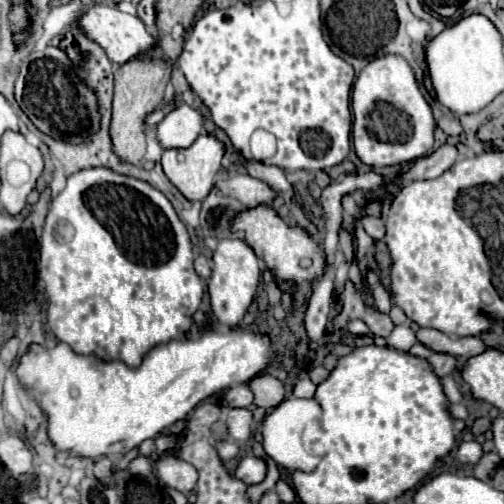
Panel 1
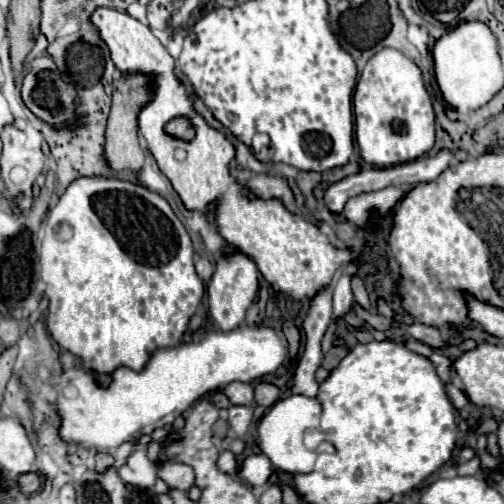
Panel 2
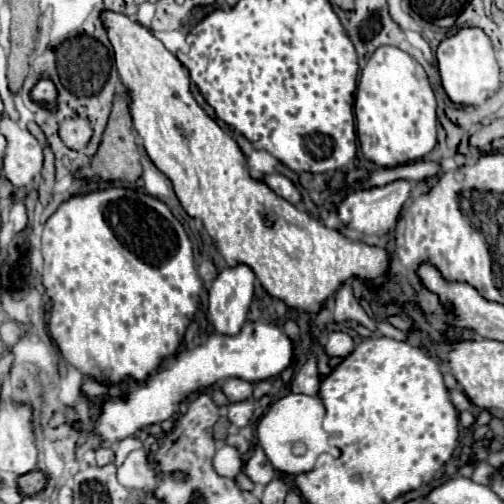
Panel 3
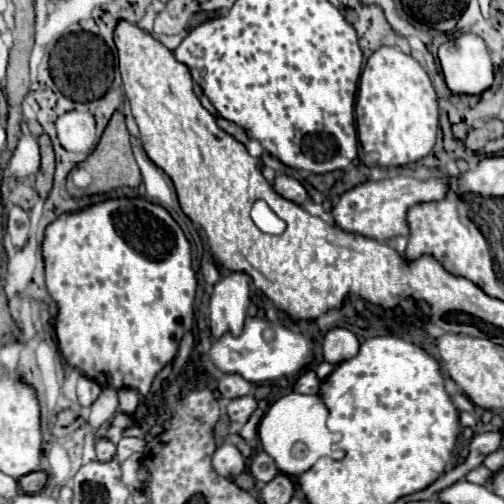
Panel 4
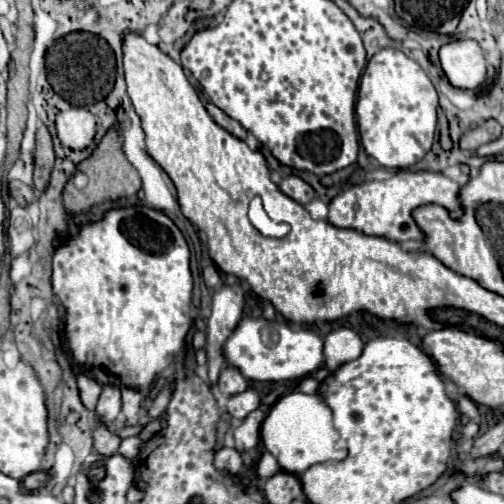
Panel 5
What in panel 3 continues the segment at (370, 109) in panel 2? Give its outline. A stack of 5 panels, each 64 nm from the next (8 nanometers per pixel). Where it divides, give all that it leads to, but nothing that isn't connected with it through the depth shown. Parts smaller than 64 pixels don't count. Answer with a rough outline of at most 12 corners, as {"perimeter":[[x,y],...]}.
{"perimeter":[[400,48],[364,66],[356,134],[382,168],[436,144],[436,98]]}

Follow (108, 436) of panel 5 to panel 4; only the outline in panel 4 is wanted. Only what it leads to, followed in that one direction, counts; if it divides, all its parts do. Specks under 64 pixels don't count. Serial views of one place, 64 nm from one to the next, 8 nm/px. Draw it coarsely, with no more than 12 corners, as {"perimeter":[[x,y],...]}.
{"perimeter":[[108,438],[96,442],[96,458],[112,460],[116,444]]}

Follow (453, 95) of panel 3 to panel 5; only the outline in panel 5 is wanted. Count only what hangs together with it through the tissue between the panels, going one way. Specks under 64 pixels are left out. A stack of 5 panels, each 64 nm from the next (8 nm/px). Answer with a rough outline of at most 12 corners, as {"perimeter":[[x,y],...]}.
{"perimeter":[[474,40],[440,48],[440,64],[456,88],[474,90],[486,78]]}

